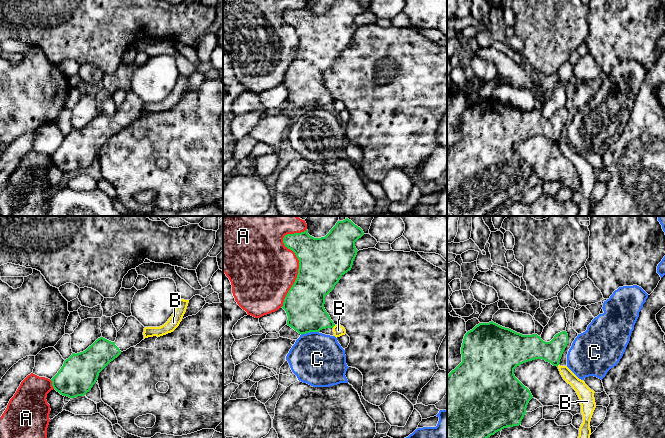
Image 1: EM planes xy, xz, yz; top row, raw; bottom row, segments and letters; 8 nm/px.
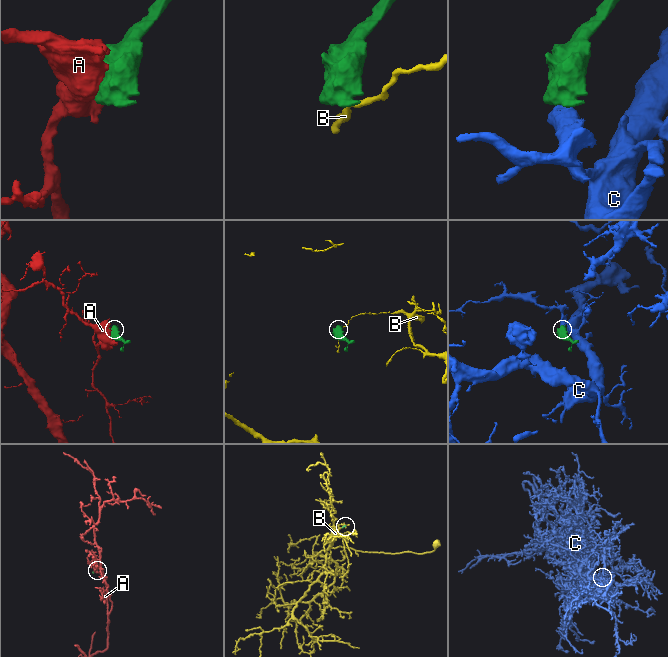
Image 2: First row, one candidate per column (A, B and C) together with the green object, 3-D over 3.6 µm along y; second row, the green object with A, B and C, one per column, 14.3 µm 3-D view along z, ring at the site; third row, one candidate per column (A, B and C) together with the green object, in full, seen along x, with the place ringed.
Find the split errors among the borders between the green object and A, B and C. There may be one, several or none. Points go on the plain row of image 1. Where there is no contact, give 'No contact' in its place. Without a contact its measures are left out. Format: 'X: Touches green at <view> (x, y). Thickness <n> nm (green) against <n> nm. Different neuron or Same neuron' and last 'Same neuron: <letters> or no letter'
A: Touches green at xz (298, 35). Thickness 380 nm (green) against 440 nm. Different neuron
B: Touches green at xz (333, 102). Thickness 300 nm (green) against 90 nm. Different neuron
C: Touches green at xz (309, 108). Thickness 320 nm (green) against 420 nm. Different neuron
Same neuron: no letter

